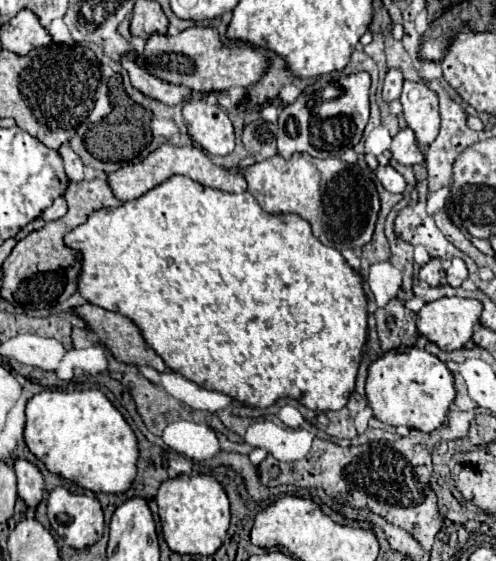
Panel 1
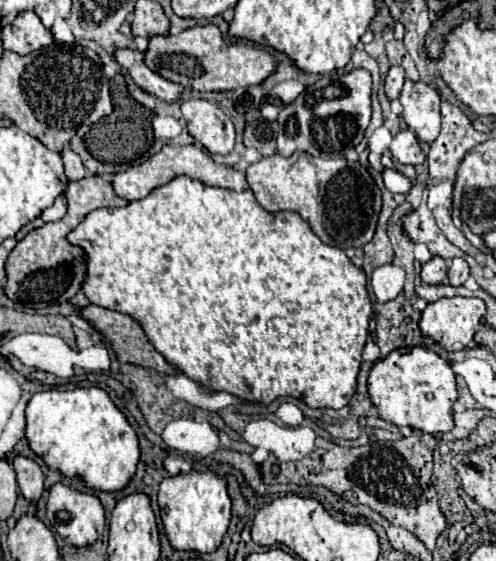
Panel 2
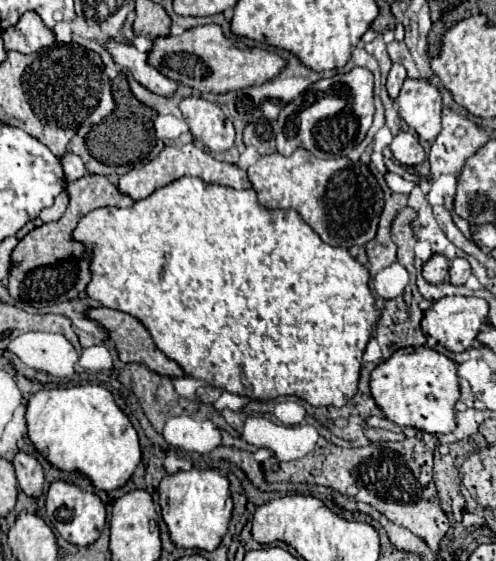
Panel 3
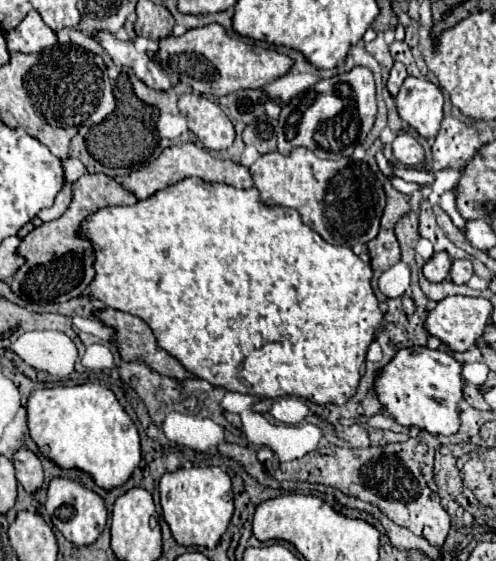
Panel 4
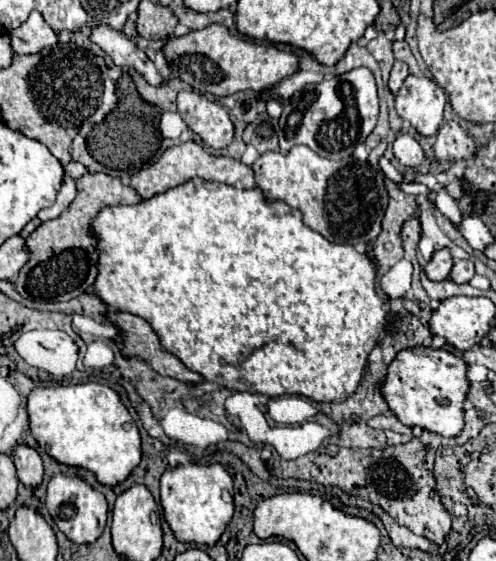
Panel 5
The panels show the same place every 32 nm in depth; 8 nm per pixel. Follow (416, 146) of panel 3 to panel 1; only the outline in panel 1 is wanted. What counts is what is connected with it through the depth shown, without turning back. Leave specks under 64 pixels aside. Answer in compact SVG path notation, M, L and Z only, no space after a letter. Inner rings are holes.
M406 127L400 130L394 138L392 138L392 158L404 166L413 166L420 164L424 160L422 152L420 152L418 144L415 139L414 132Z

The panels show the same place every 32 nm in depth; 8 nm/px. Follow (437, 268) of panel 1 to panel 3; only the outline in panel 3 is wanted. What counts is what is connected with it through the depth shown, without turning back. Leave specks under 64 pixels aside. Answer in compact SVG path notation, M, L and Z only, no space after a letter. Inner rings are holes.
M434 254L424 266L422 266L422 276L424 280L428 280L430 284L438 284L444 282L448 276L448 260L440 254Z

